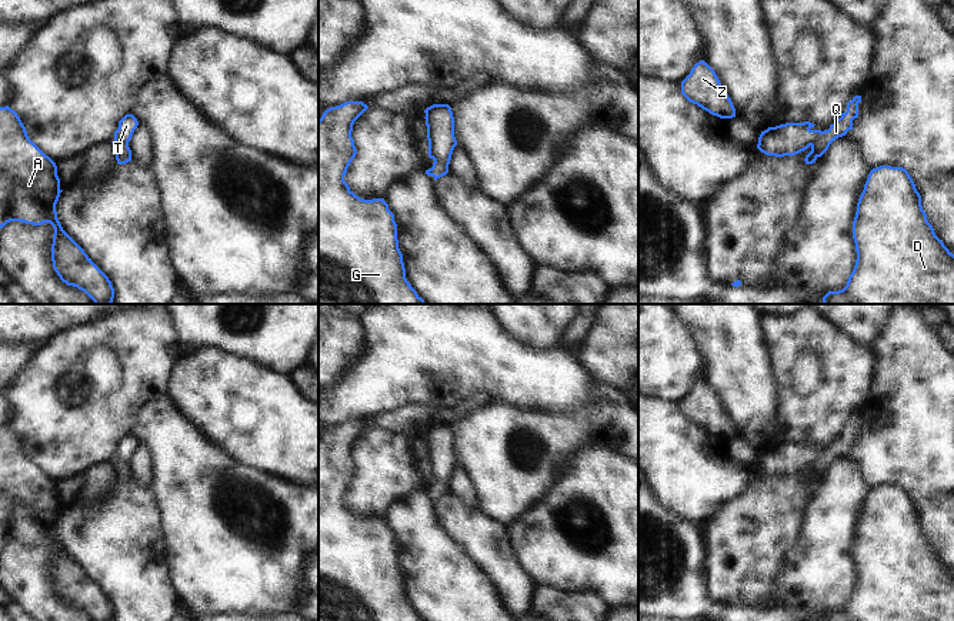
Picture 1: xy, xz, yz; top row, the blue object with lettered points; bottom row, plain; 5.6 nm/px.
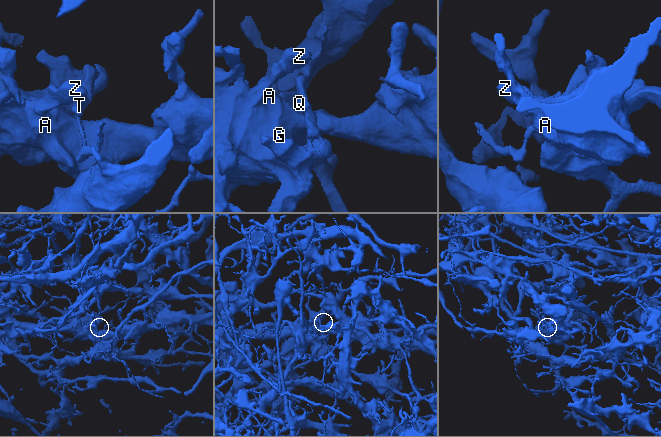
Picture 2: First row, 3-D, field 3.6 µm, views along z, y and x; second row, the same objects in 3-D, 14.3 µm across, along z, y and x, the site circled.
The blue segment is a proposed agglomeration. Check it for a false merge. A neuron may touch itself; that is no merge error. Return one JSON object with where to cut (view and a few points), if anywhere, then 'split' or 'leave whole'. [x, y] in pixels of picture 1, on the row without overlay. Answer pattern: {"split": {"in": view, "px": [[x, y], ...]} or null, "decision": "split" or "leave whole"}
{"split": {"in": "yz", "px": [[821, 451], [811, 466]]}, "decision": "split"}

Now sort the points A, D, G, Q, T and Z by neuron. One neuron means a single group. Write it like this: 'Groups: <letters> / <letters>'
Groups: A D G T Z / Q.

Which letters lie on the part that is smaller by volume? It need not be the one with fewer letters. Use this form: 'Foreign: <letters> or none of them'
Foreign: Q

